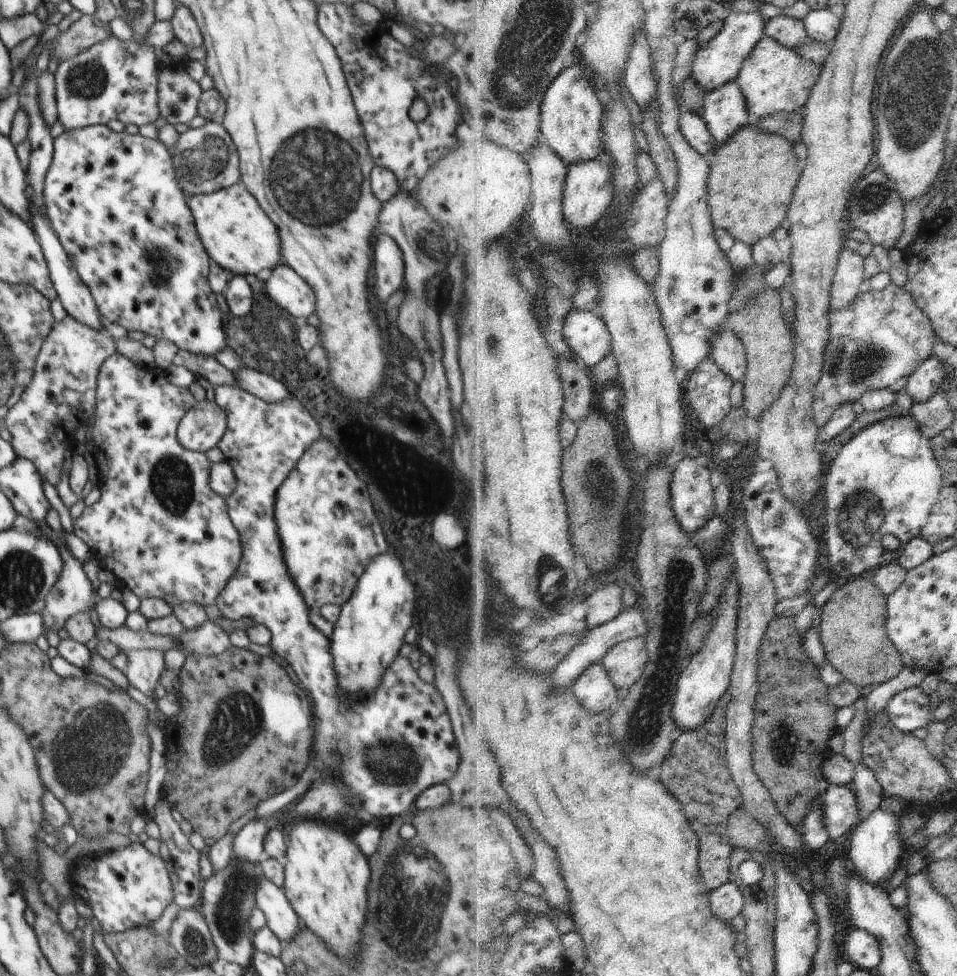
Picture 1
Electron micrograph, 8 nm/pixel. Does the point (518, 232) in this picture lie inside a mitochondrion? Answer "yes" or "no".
no

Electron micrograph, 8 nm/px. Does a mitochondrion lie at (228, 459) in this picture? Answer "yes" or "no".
no

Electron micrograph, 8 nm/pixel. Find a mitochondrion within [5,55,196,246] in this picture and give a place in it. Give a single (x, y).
(85, 81)

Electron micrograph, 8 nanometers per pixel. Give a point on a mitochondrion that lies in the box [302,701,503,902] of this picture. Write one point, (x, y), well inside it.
(392, 767)

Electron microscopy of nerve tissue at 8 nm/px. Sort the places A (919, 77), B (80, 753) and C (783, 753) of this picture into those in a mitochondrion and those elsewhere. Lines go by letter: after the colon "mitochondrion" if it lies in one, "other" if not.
A: mitochondrion
B: mitochondrion
C: other

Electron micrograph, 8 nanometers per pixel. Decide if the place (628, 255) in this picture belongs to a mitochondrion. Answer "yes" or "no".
no

